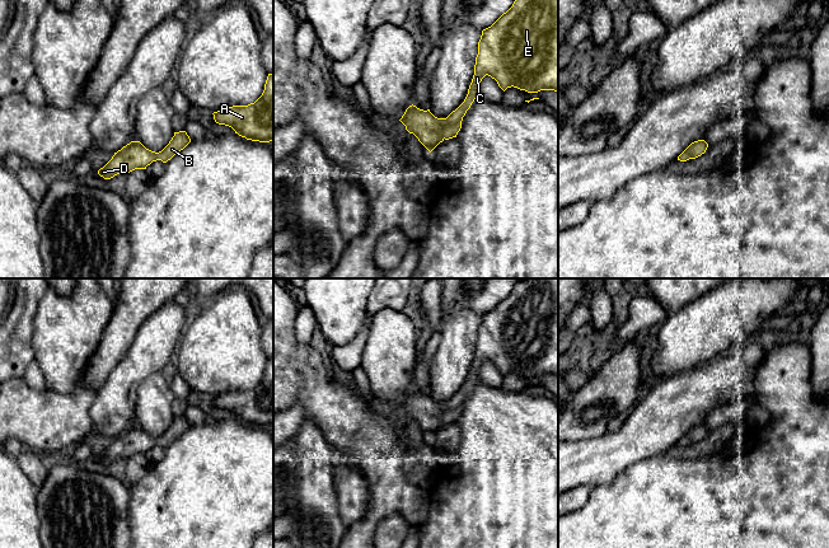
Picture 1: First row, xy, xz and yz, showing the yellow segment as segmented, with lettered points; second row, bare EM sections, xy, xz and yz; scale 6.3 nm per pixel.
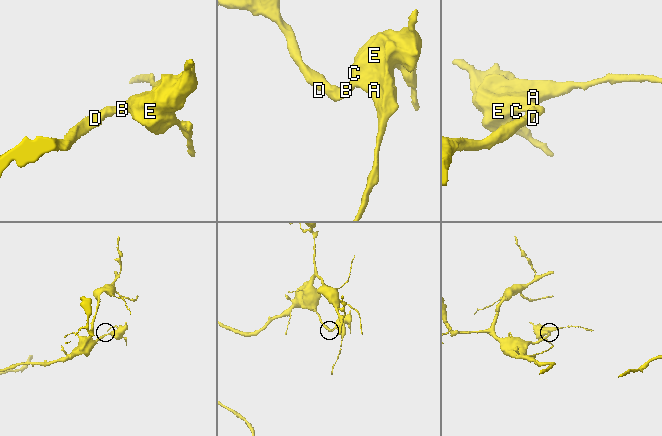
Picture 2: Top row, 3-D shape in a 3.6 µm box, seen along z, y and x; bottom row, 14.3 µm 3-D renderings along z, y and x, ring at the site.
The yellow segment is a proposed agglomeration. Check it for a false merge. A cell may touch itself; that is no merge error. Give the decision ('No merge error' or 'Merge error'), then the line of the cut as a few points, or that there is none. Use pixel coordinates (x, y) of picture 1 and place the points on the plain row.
No merge error. No split

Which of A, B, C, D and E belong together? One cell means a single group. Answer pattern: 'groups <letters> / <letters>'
groups A B C D E

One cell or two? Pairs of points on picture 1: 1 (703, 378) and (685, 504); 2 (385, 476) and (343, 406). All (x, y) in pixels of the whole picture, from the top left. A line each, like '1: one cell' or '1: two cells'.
1: two cells
2: one cell

